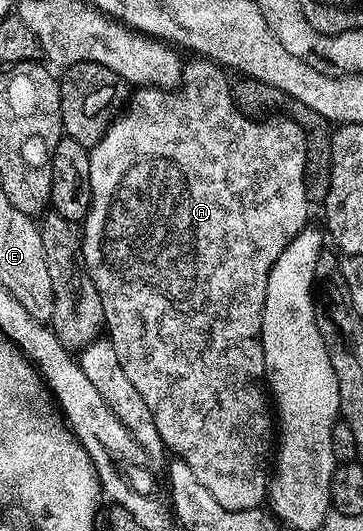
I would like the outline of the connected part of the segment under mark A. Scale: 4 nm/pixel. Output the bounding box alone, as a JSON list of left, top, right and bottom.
[80,58,312,510]

